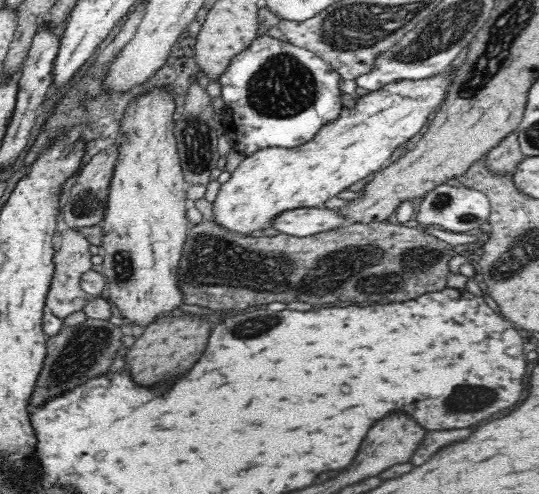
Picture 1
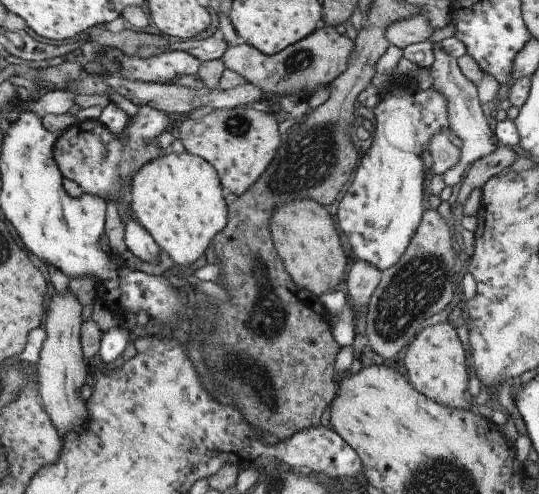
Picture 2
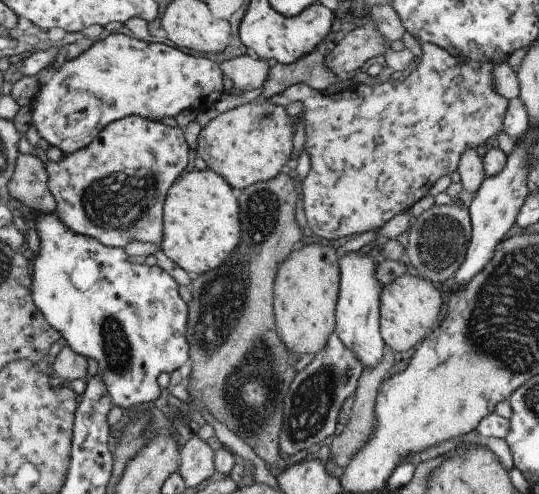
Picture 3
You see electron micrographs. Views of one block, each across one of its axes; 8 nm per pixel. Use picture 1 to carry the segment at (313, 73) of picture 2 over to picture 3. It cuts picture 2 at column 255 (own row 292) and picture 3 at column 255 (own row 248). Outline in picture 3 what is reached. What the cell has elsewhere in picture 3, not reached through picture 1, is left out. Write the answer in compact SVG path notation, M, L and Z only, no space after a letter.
M243 54L223 61L219 66L222 74L233 82L233 88L246 91L255 90L255 88L262 86L267 78L271 64L259 58L253 60L253 58Z

